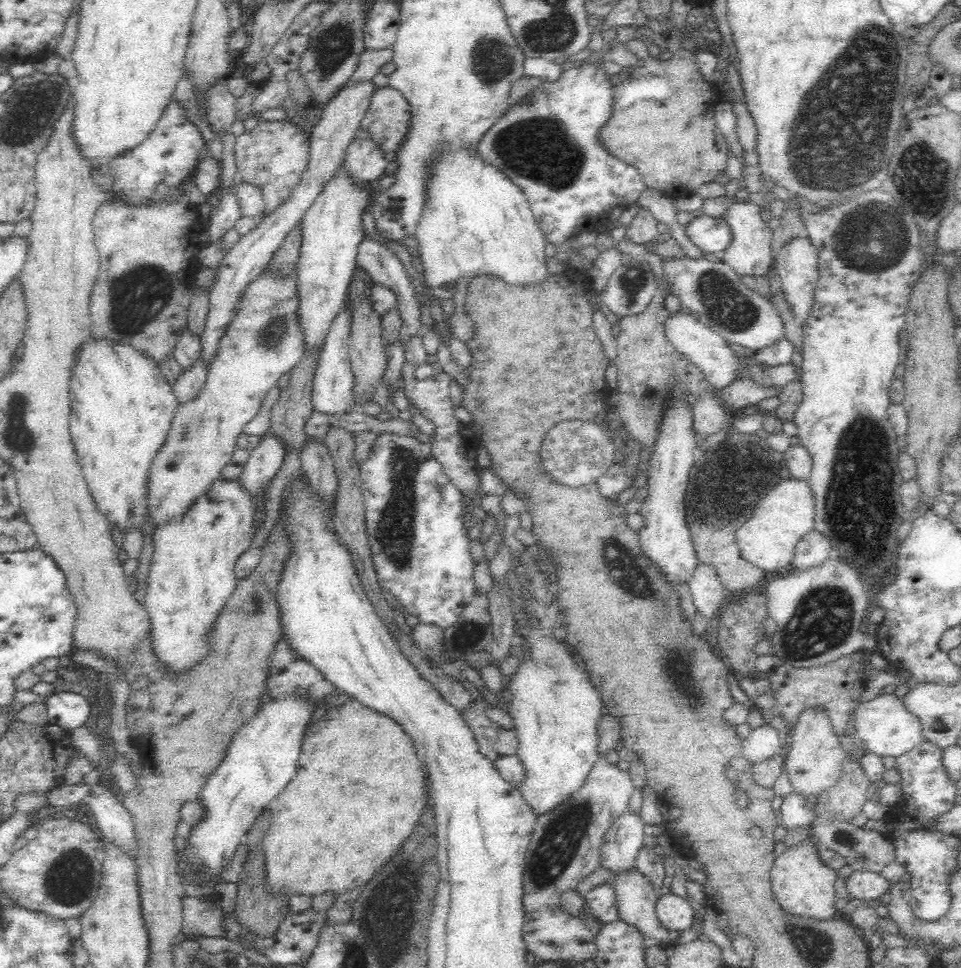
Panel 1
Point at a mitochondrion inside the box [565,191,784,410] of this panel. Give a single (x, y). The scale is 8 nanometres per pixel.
(730, 308)

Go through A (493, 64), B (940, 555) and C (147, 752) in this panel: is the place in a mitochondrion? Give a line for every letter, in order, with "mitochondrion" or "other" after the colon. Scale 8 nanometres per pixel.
A: mitochondrion
B: other
C: other

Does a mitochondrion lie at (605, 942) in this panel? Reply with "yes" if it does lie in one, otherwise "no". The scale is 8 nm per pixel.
no

